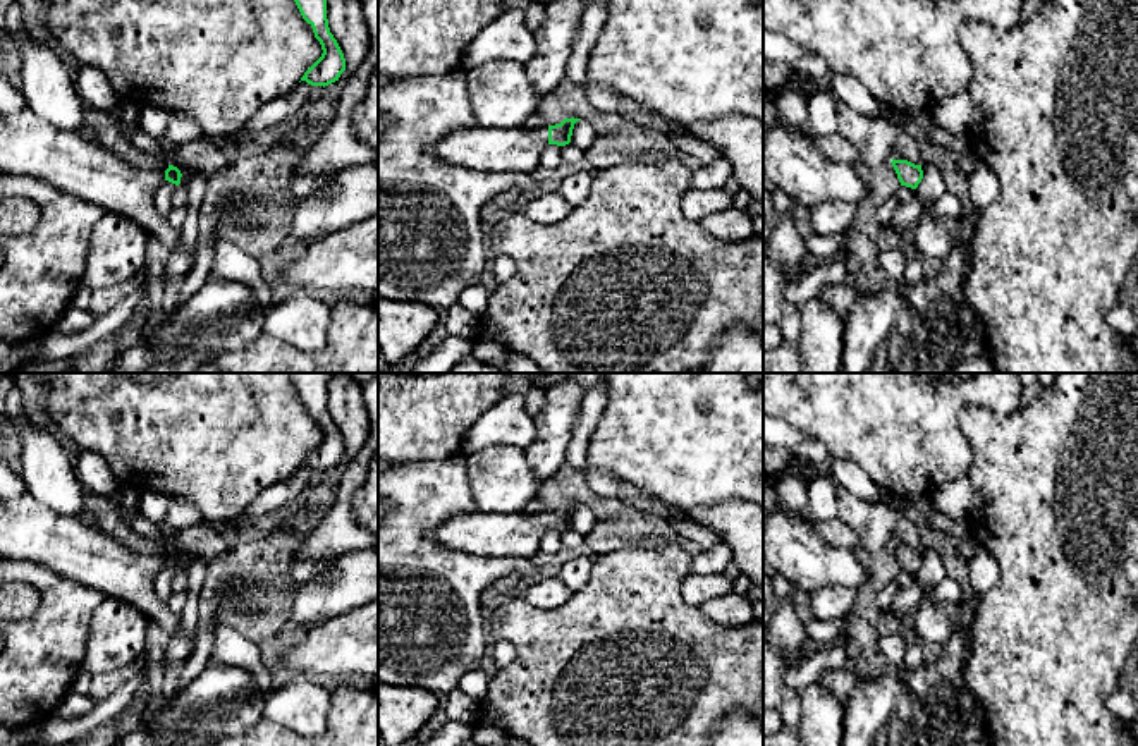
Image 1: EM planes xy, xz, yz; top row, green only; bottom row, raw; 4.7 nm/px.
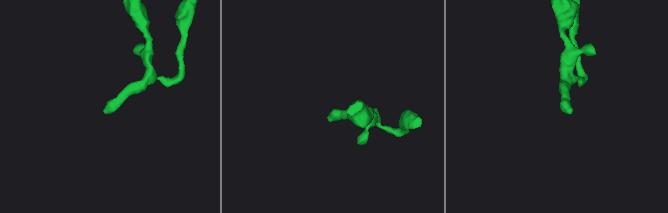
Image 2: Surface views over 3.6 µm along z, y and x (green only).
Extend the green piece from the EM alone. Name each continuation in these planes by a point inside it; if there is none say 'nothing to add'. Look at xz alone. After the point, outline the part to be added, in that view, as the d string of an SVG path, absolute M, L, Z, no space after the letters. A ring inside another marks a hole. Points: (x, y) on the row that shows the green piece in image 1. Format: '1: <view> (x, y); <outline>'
1: xz (482, 148); M548 125L469 127L457 129L435 143L435 156L442 162L481 172L533 174L540 155L548 146Z

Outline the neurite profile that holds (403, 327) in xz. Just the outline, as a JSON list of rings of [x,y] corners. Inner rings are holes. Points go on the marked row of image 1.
[[[378,297],[378,347],[389,363],[401,363],[433,332],[438,311],[419,303]]]

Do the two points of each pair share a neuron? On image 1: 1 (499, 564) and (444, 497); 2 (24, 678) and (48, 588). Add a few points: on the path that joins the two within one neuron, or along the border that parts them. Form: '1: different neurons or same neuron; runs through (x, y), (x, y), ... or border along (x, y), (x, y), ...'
1: same neuron; runs through (468, 568), (444, 568), (416, 540), (416, 528)
2: same neuron; runs through (42, 655), (48, 647), (48, 611)

